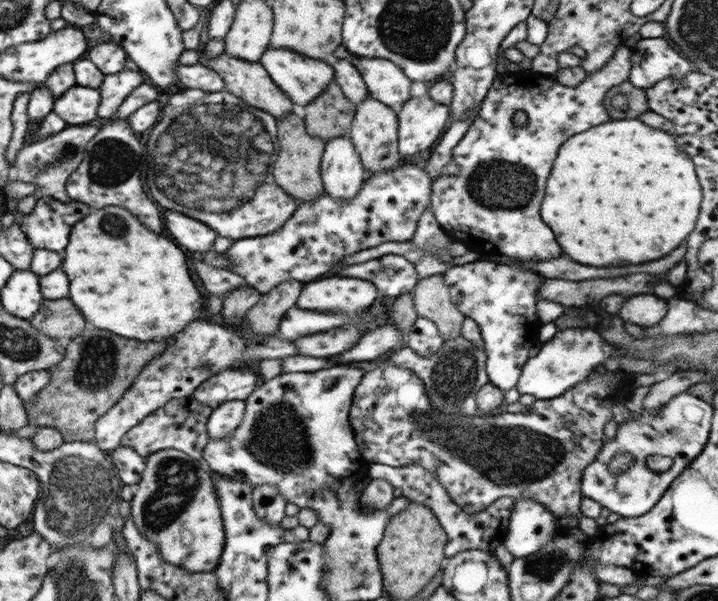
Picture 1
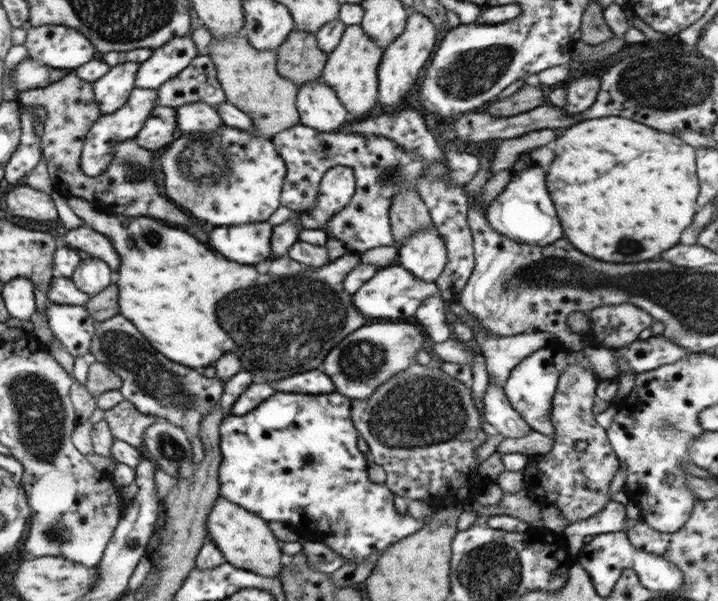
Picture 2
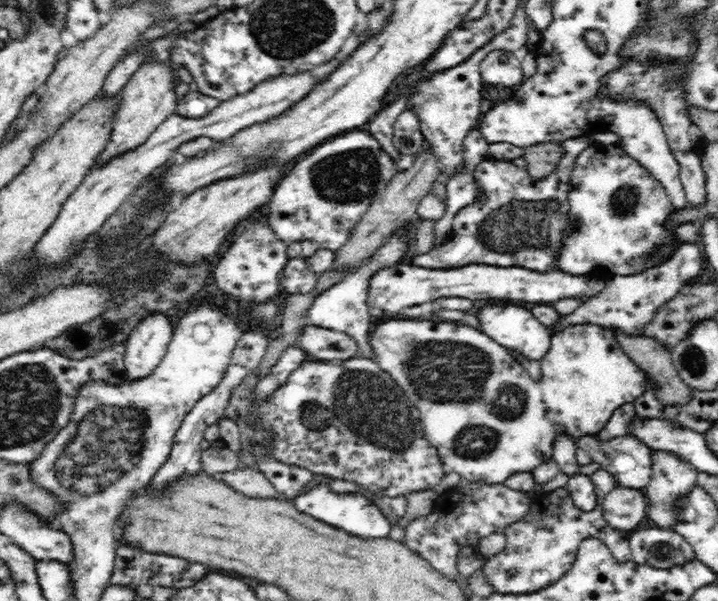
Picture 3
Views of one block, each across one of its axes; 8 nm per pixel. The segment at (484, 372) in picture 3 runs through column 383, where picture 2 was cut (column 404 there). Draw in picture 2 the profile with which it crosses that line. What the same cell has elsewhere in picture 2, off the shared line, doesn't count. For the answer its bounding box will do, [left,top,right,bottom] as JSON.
[321,324,427,400]

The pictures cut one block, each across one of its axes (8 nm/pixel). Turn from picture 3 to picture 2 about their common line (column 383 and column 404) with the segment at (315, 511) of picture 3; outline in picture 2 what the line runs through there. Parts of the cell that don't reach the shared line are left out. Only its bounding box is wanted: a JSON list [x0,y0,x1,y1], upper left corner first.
[219,392,427,564]

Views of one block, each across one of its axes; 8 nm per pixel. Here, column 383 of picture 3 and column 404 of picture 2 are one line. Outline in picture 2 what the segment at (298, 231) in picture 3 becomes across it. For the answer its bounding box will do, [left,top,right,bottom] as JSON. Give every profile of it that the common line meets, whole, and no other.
[271,124,431,254]

